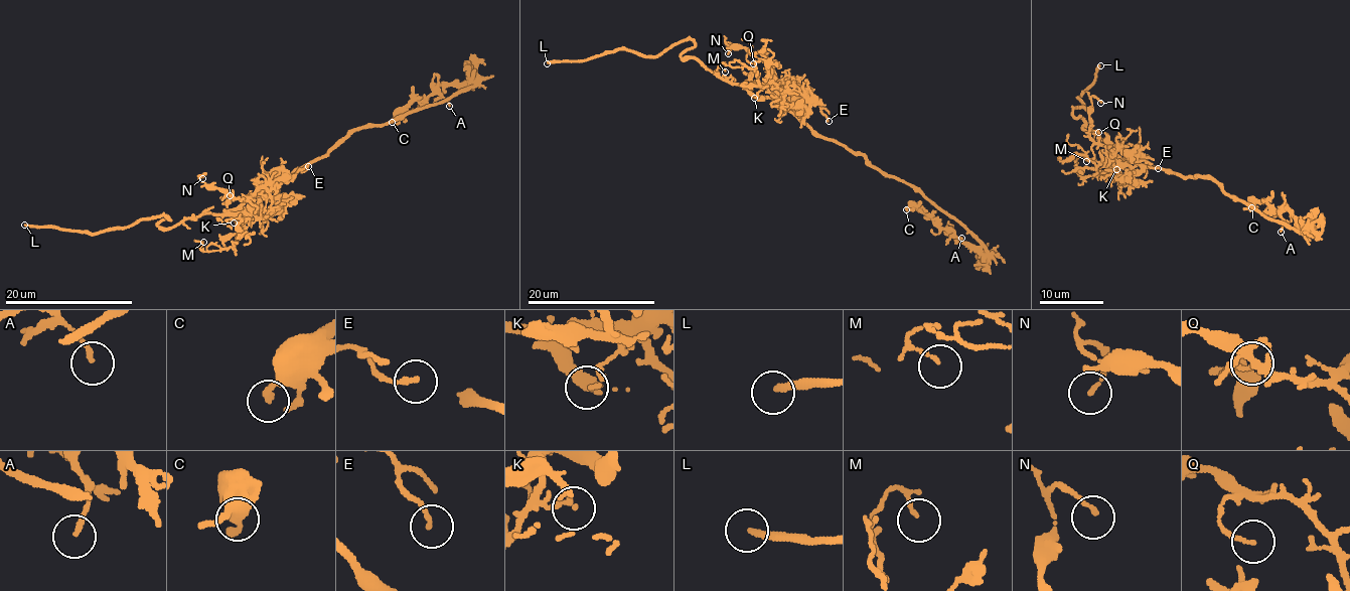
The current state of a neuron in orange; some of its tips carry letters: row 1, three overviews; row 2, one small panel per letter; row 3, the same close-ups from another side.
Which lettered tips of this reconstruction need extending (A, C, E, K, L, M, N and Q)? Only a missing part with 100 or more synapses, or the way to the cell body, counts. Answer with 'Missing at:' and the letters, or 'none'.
Missing at: L

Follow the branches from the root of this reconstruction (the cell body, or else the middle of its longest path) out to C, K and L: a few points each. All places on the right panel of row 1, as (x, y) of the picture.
C: (1155, 166), (1184, 179), (1212, 179), (1233, 200), (1295, 229), (1294, 215), (1263, 200), (1251, 207)
K: (1155, 166), (1110, 160), (1109, 169), (1116, 169)
L: (1155, 166), (1120, 159), (1072, 114), (1076, 106), (1085, 109), (1078, 96), (1100, 65)

